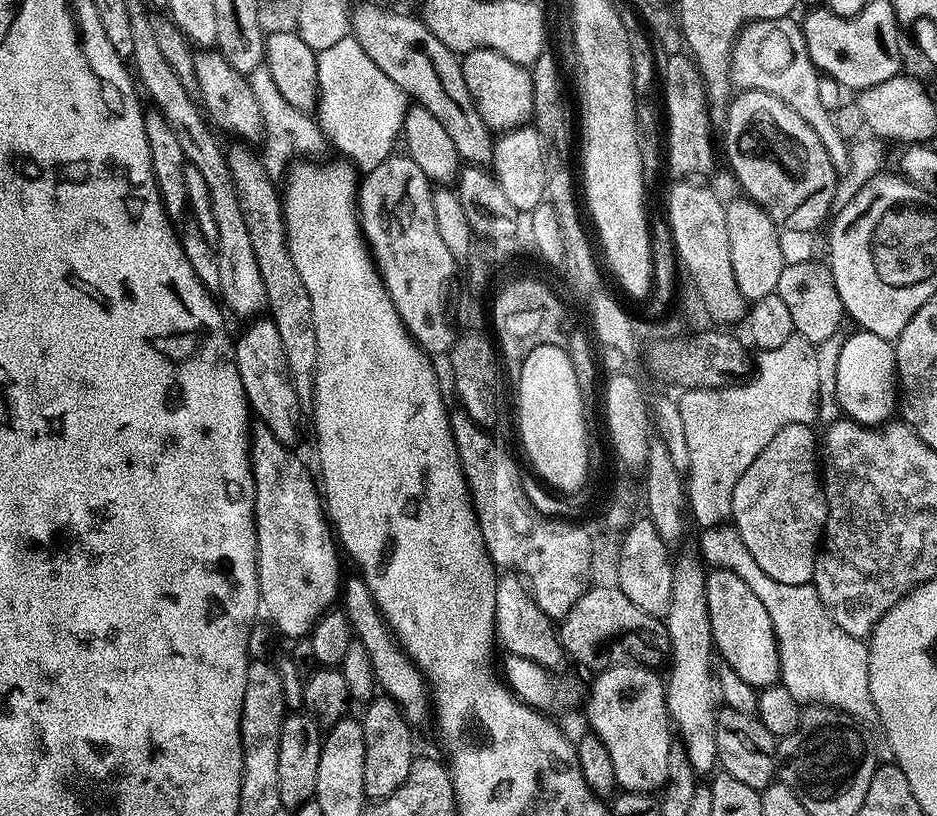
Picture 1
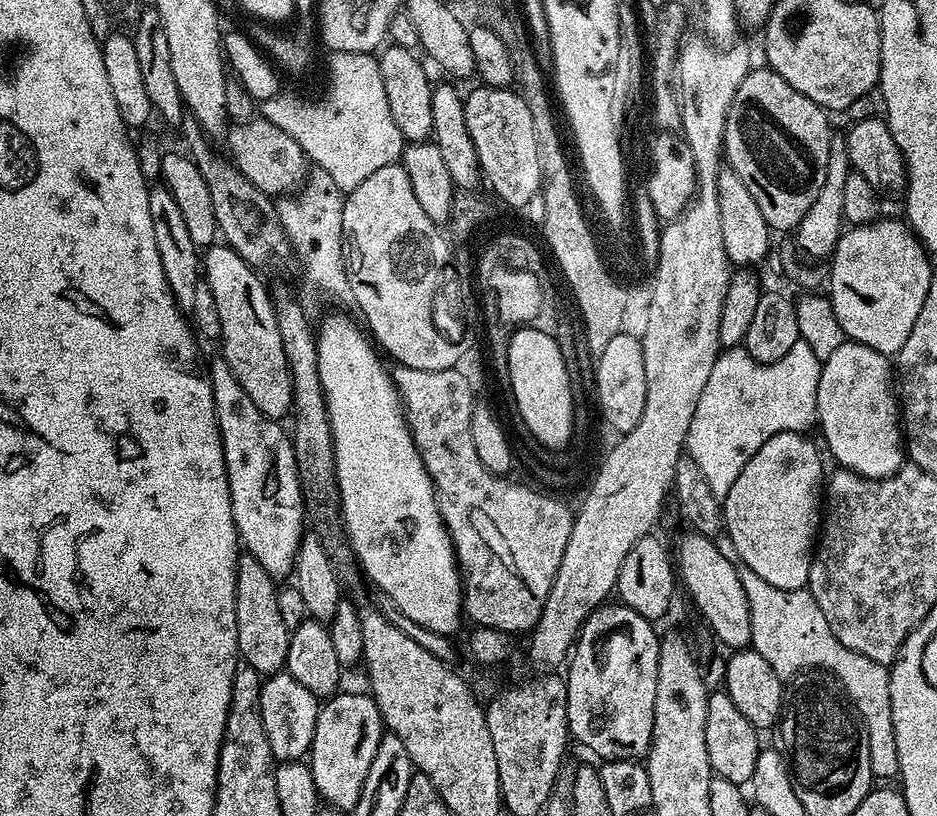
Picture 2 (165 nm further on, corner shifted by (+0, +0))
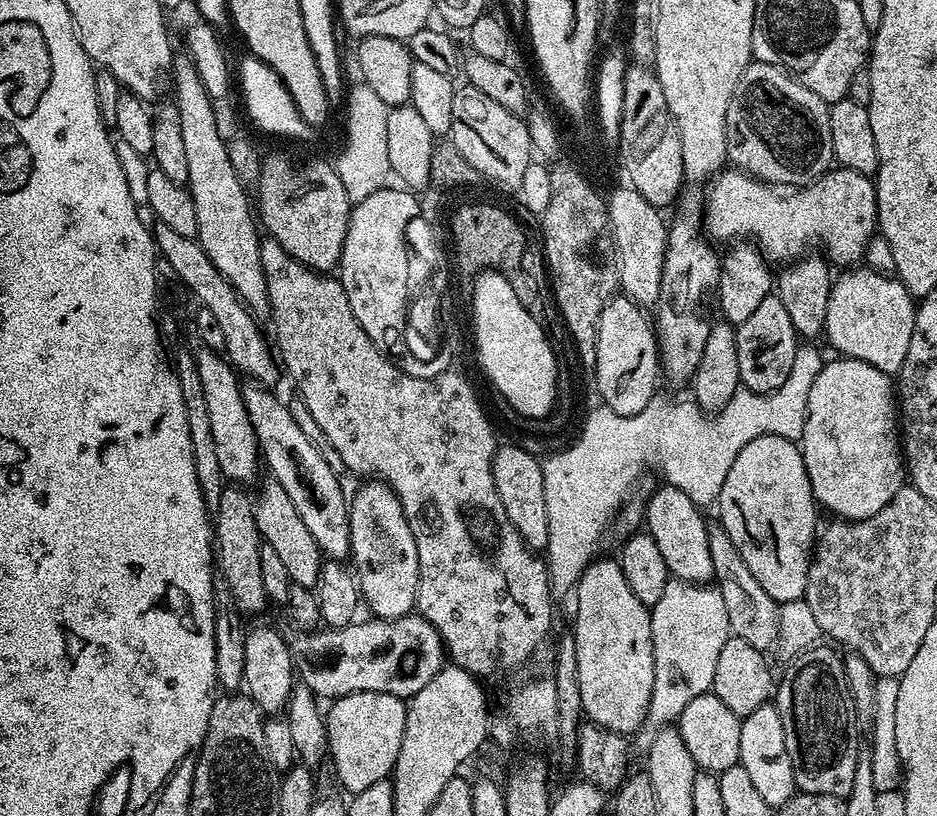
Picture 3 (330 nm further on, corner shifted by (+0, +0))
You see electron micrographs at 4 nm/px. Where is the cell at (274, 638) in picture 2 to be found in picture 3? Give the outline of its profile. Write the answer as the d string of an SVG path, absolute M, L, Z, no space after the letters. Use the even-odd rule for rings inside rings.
M226 486L214 506L214 540L218 566L224 574L225 587L232 591L237 611L241 615L256 614L268 606L260 561L261 539L253 499L241 487Z

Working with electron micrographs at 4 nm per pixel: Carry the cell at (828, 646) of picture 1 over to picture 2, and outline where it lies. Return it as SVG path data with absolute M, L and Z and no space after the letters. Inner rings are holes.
M742 563L736 564L736 573L742 582L742 590L746 590L746 598L750 606L750 630L752 631L751 647L758 654L762 654L762 658L766 658L766 662L770 662L770 666L774 666L774 670L781 678L791 678L797 676L799 672L809 670L819 670L827 672L829 676L834 676L836 681L844 687L844 696L849 704L856 708L856 713L859 714L861 722L864 723L864 733L868 736L868 745L870 746L870 770L873 777L880 782L892 782L899 777L900 767L898 766L898 742L894 742L894 714L890 710L890 668L889 665L879 664L870 658L866 658L866 654L858 654L854 650L850 650L846 646L842 646L842 642L838 642L838 638L834 638L834 630L830 630L830 622L826 622L826 614L822 614L822 606L818 606L818 602L814 602L812 593L807 587L799 588L798 590L778 590L778 586L770 586L770 582L762 582L762 578L758 578L758 574L754 574L754 570L750 570L750 566Z

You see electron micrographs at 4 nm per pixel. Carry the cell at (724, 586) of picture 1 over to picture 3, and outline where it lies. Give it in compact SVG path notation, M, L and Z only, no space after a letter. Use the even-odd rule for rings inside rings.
M664 486L646 500L646 531L658 542L658 550L666 562L669 573L677 580L685 580L691 584L708 584L715 574L714 564L711 561L710 546L708 545L709 521L704 521L700 513L701 505L683 487Z

